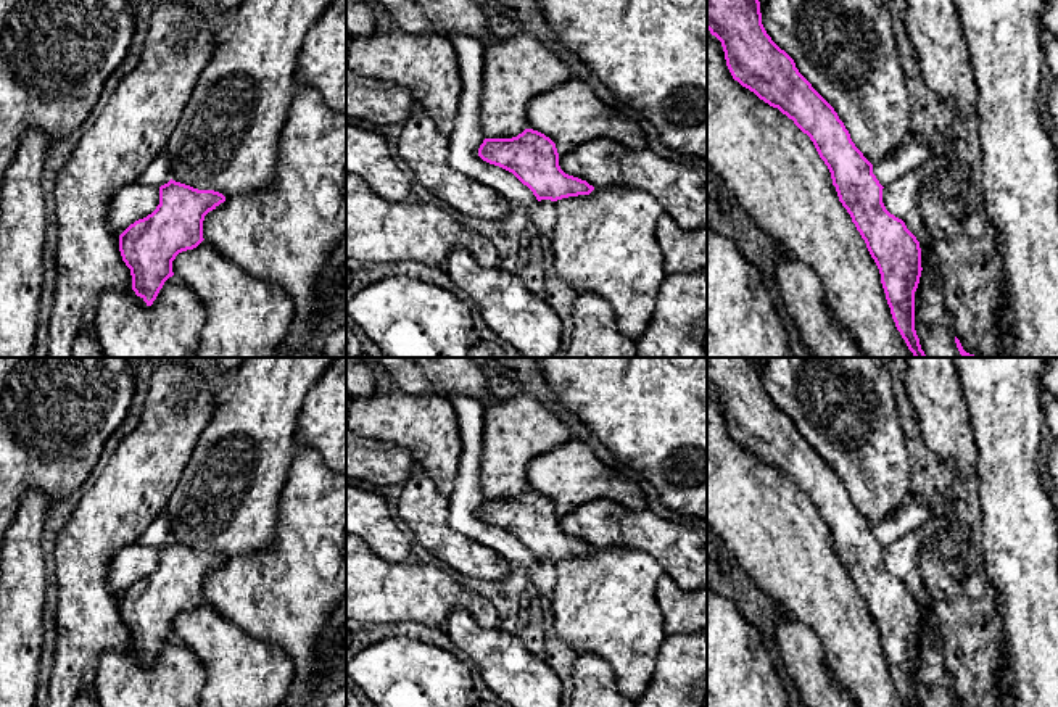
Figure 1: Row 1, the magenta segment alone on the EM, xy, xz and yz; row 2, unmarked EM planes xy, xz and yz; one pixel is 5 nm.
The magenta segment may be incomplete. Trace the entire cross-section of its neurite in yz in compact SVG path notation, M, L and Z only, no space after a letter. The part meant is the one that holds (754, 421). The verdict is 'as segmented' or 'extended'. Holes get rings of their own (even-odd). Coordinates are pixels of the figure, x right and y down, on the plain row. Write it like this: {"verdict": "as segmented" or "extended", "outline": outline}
{"verdict": "as segmented", "outline": "M707 358L707 390L721 403L733 440L770 467L778 469L810 498L831 533L839 562L850 575L879 630L897 691L907 707L921 707L915 691L915 652L923 631L920 602L902 580L886 570L882 564L884 548L873 535L873 525L855 507L834 469L799 433L794 420L767 395L757 358Z"}

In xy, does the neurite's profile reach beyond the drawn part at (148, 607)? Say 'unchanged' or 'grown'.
unchanged

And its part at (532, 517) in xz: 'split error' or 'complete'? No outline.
complete

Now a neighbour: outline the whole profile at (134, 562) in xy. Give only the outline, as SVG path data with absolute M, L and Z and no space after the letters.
M140 543L121 548L108 562L106 581L122 594L130 585L151 575L159 565L159 548Z

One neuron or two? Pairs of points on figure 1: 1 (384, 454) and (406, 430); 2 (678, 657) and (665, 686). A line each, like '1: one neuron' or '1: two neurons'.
1: two neurons
2: one neuron

